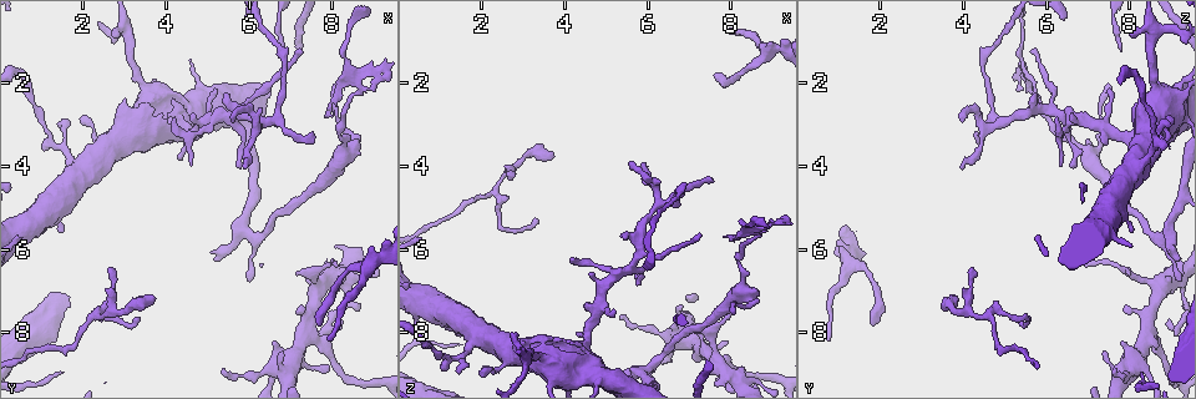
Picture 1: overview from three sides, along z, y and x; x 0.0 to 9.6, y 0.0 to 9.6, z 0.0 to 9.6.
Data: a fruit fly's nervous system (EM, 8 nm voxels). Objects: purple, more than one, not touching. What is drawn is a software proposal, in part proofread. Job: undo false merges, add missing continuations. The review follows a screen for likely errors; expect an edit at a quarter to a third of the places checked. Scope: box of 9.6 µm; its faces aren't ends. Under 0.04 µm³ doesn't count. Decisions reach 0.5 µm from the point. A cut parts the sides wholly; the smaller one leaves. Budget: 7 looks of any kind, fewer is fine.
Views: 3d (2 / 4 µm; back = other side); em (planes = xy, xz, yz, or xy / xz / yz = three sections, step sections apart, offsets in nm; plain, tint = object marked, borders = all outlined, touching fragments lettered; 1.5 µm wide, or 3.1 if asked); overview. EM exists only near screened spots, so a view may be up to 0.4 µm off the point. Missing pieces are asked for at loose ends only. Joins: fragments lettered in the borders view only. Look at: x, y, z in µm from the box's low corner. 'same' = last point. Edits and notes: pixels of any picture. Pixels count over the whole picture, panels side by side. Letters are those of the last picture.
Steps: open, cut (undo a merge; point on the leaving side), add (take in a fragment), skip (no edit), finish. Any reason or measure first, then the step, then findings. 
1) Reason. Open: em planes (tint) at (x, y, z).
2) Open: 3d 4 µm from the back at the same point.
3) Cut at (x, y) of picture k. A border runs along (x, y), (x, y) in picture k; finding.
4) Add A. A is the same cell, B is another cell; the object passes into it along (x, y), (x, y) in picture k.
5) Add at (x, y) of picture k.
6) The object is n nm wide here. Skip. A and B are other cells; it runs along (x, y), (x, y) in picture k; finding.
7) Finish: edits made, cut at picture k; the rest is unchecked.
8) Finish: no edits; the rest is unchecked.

Free end. Open: 3d 4 µm at (7.20, 7.40, 7.85).

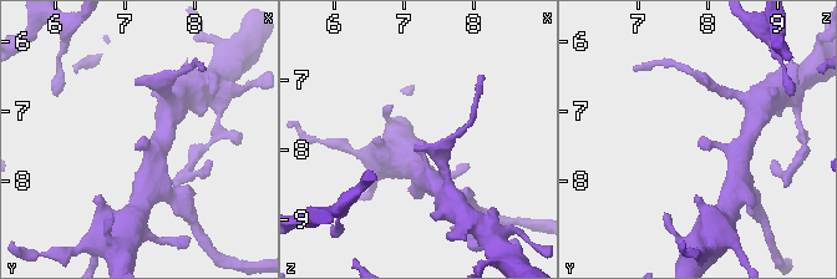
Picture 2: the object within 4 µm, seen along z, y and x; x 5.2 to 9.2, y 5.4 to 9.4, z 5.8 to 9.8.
Need the tissue. Open: em yz step 4 (tint) at (7.20, 7.50, 7.90).

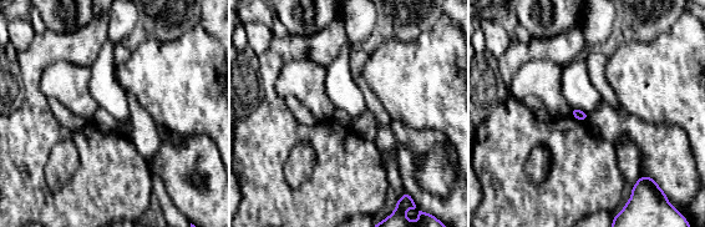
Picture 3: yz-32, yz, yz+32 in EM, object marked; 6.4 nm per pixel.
Cut it another way. Open: em planes (borders) at the same point.

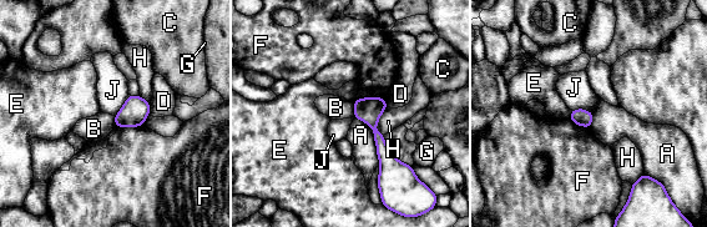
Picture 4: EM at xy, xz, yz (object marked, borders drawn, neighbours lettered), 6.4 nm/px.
Skip. A, B, C, D, E, F, G, H and J are other cells; it runs along (360, 101), (379, 139), (384, 171) in picture 4; none of them fits.

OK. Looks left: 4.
Thin end. Open: 3d 2 µm from the back at (2.60, 7.30, 4.75).

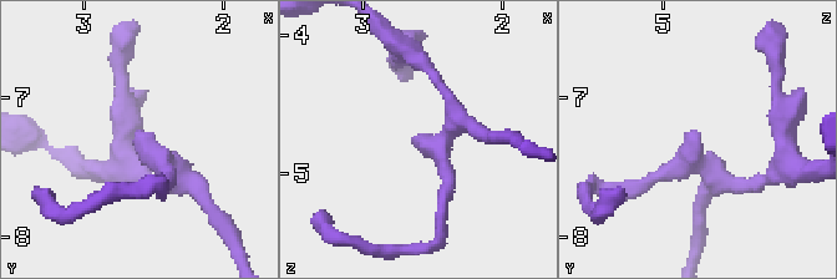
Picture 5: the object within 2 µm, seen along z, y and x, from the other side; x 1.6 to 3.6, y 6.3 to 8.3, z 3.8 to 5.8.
Now the EM. Open: em planes (plain) at (2.62, 7.26, 4.74).

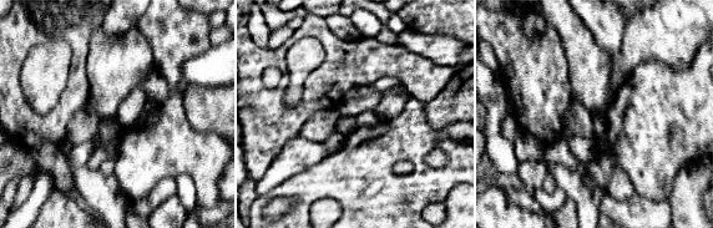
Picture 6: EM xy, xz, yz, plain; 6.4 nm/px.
What lies round it. Open: em planes (borders) at the same point.

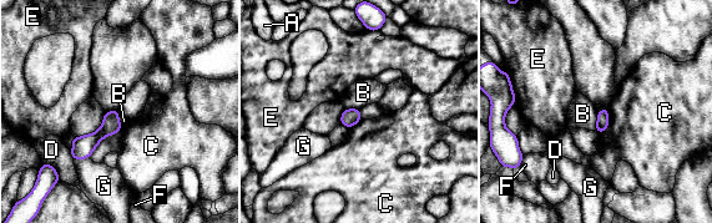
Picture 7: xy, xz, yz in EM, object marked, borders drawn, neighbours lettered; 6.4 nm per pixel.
The object is 80 nm wide here. Skip. A, B, C, D, E, F and G are other cells; no lettered fragment goes on from it.

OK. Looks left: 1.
Finish: no edits; the rest is unchecked.

